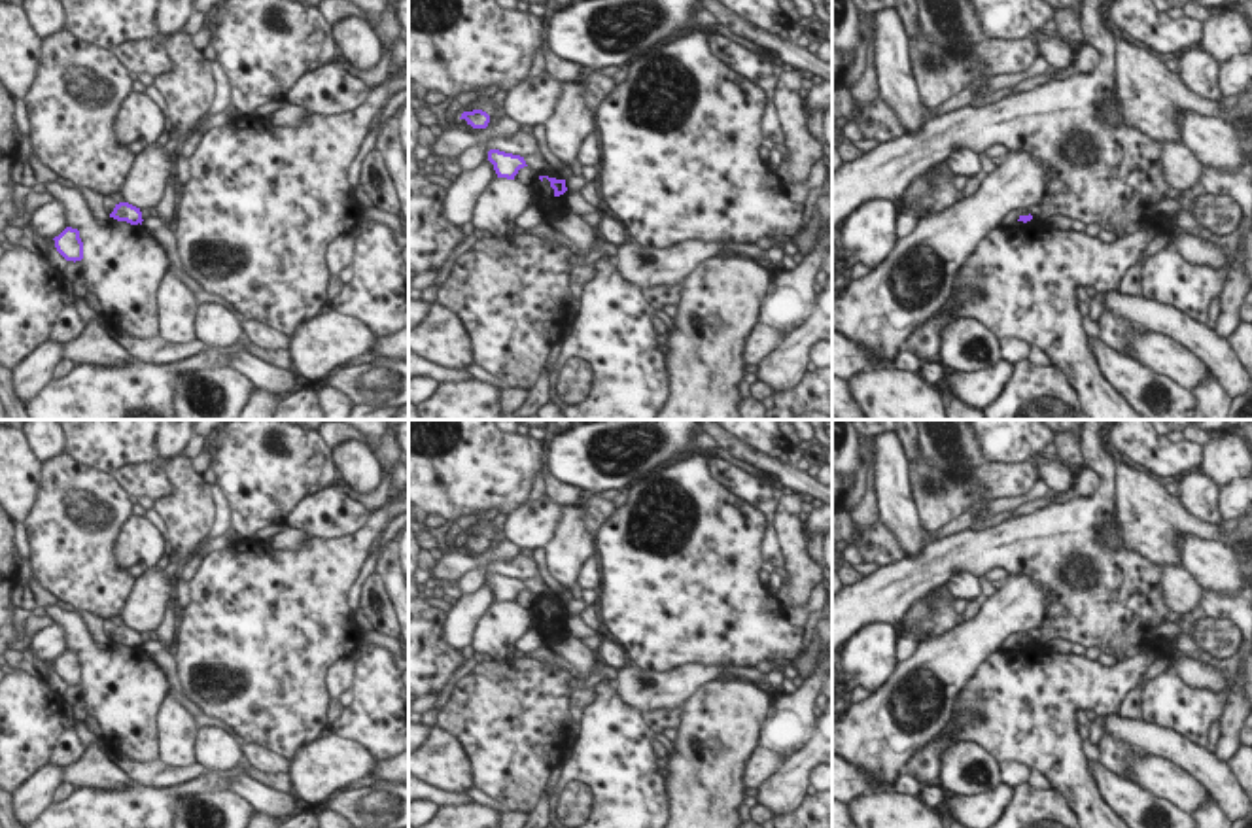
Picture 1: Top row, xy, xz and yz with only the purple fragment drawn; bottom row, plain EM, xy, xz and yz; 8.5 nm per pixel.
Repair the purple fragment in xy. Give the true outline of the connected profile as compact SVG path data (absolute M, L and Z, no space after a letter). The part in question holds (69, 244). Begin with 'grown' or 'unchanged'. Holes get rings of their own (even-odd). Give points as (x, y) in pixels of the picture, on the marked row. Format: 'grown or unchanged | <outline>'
unchanged | M66 227L59 236L53 238L57 251L66 261L81 261L83 259L83 242L79 238L79 231Z

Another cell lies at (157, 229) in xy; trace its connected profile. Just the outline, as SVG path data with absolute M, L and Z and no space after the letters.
M151 214L148 219L142 221L142 225L149 231L149 234L161 244L161 248L168 253L168 261L185 272L185 267L182 265L180 251L178 251L178 240L174 236L174 229L166 227L161 217Z

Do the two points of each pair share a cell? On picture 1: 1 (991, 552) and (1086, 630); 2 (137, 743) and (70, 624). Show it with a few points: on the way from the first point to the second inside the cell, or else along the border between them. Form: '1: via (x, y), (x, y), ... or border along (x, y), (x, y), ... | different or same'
1: via (1018, 552), (1024, 552), (1075, 603) | same
2: via (129, 713), (125, 694), (89, 655) | same

